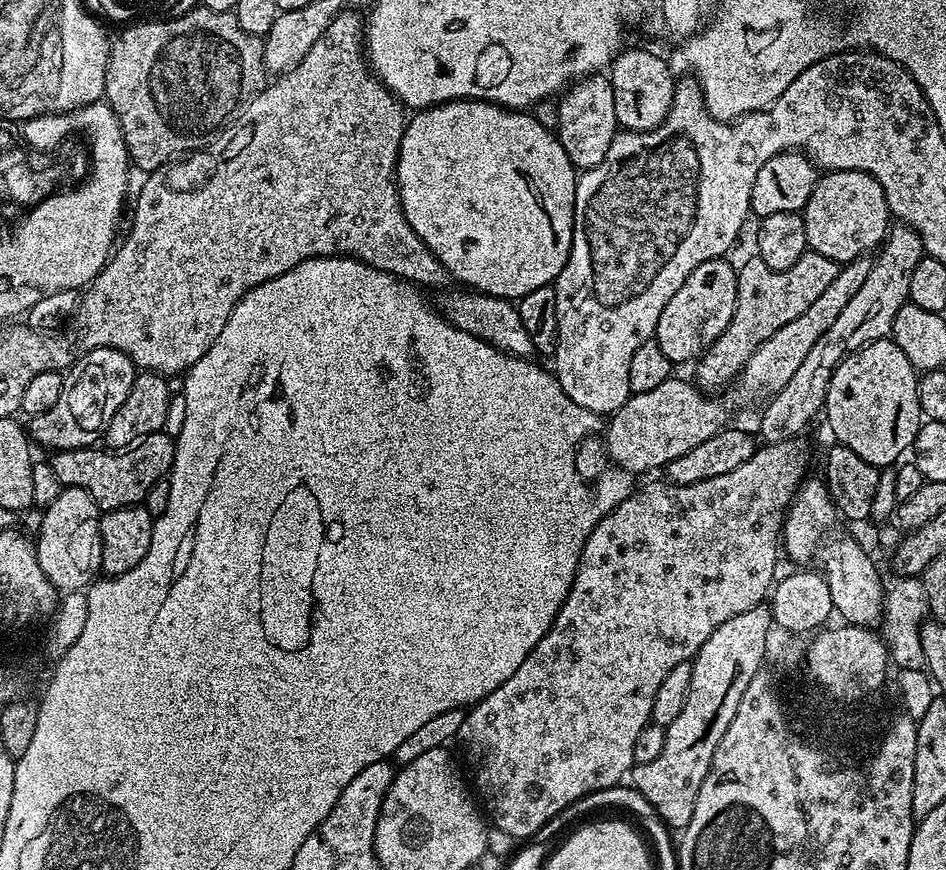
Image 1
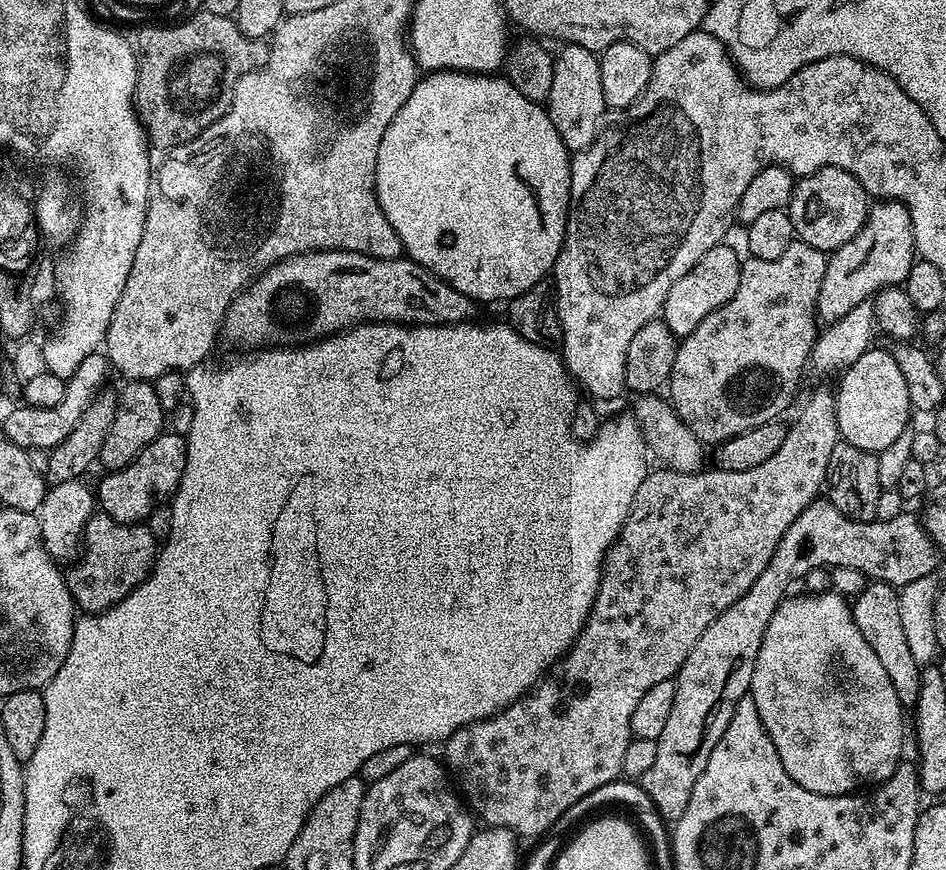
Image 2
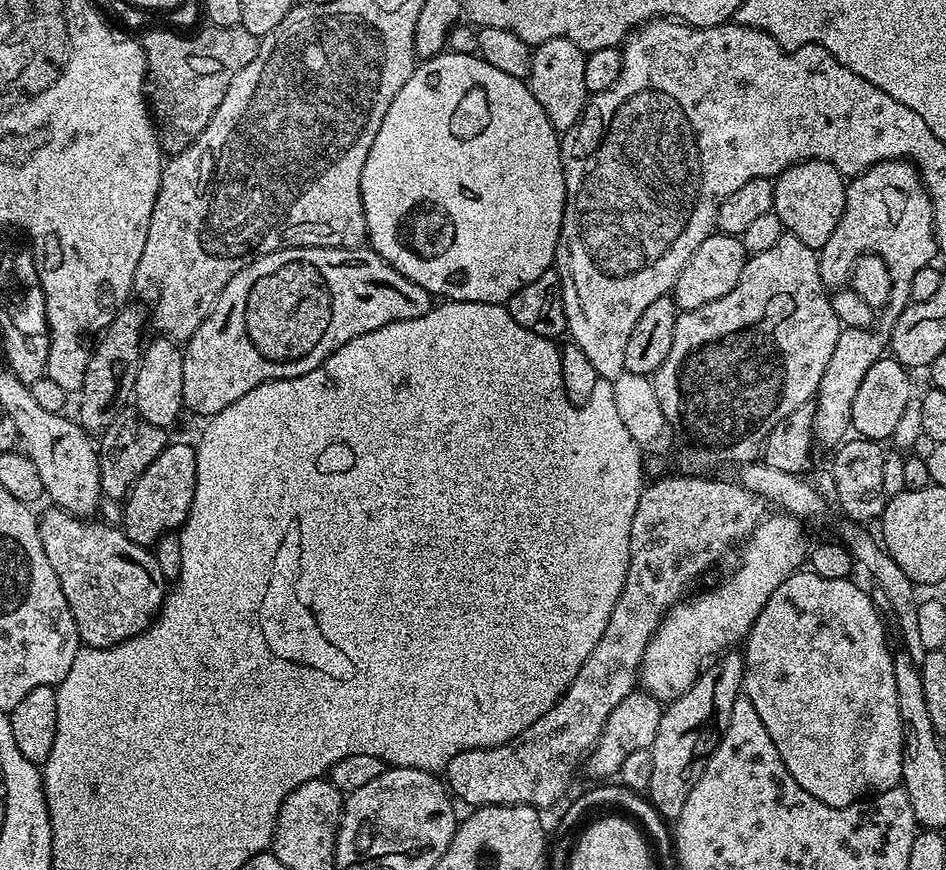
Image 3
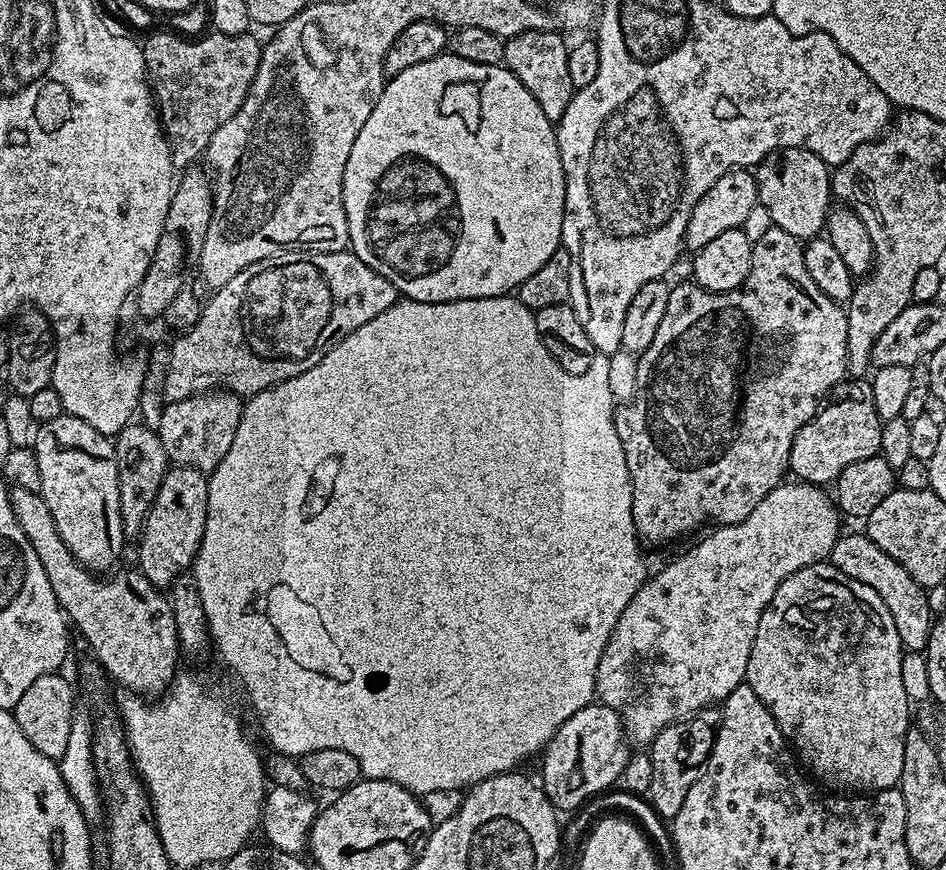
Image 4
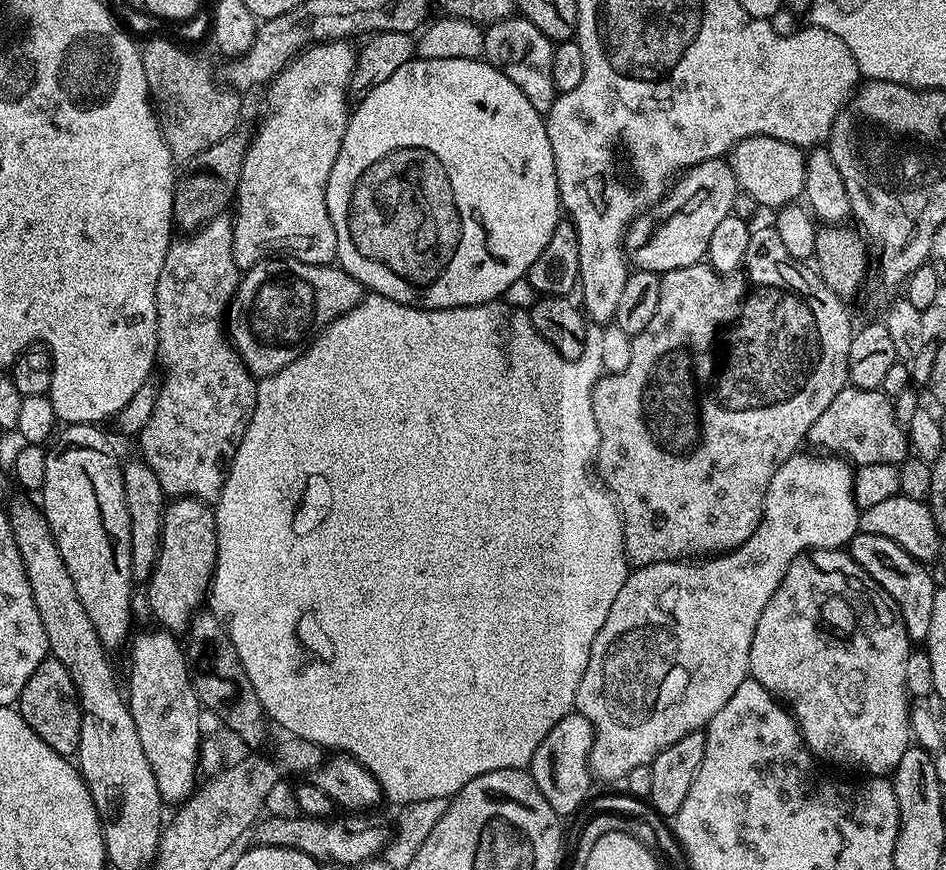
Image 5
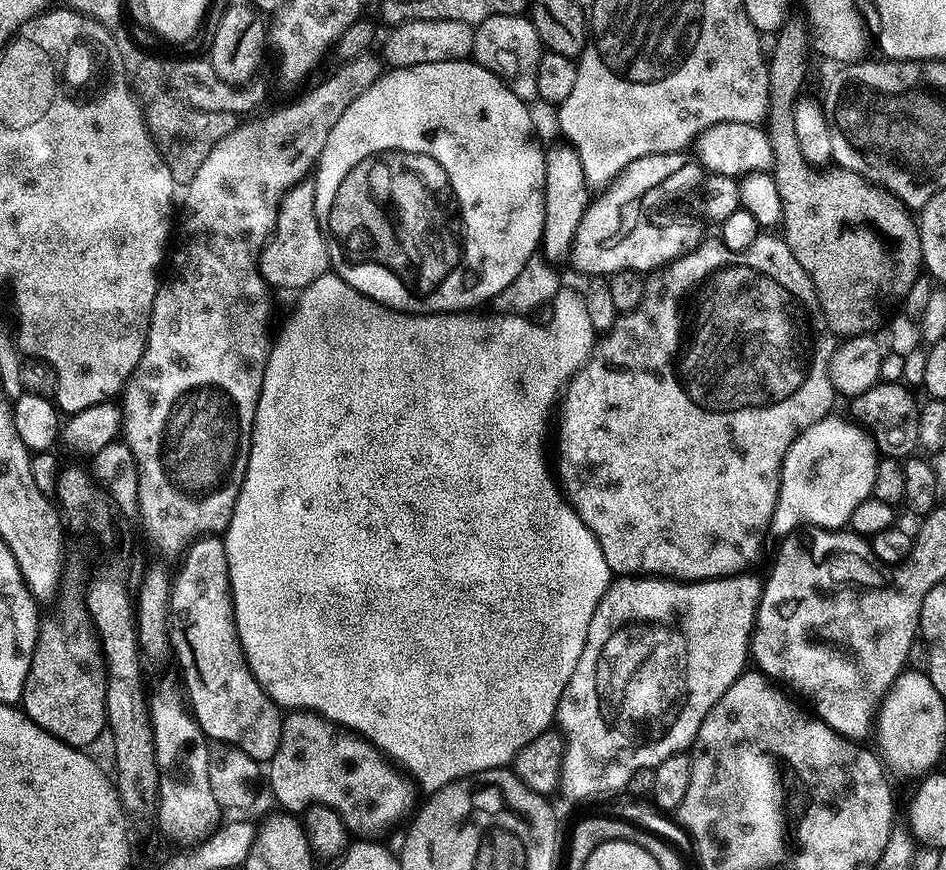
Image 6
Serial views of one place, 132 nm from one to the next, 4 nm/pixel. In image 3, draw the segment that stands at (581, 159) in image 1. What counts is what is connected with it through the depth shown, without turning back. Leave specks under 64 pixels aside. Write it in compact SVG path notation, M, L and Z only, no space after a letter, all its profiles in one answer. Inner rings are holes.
M564 36L550 38L532 48L530 74L526 83L534 98L538 98L538 106L546 110L546 118L550 118L557 133L567 132L570 126L578 122L578 118L584 113L585 104L590 99L590 93L586 90L585 55L578 46L574 46L574 42Z

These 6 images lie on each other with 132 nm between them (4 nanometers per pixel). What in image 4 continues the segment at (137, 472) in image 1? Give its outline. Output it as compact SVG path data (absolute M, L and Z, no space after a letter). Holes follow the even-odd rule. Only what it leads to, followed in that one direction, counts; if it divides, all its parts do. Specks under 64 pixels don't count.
M187 466L169 467L162 478L162 486L158 486L158 498L154 498L154 506L150 506L148 517L144 523L144 531L140 533L140 564L138 570L155 588L171 589L174 581L181 574L187 573L195 565L196 555L206 530L206 510L208 509L208 476L197 468Z

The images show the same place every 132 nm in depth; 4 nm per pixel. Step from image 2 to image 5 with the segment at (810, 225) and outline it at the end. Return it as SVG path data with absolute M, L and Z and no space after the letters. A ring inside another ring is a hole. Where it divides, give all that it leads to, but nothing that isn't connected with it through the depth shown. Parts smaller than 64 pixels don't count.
M751 136L740 140L730 153L730 163L739 191L750 194L750 198L754 198L761 209L772 208L771 210L779 210L785 204L799 201L803 197L805 159L805 153L795 144L769 136Z

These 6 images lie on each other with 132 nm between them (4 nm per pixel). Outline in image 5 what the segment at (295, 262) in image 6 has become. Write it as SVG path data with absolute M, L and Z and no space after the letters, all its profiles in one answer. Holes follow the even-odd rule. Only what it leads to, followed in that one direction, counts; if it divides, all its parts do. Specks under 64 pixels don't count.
M325 40L322 44L310 44L303 52L298 53L284 69L266 85L263 93L264 100L268 103L269 116L257 126L256 132L251 137L248 152L244 155L244 165L240 175L240 184L236 188L234 197L234 212L236 216L232 220L232 253L236 267L241 270L252 270L261 262L269 258L291 258L301 260L307 264L332 264L336 260L336 235L334 226L330 222L330 210L326 210L326 186L330 182L330 170L338 158L338 150L342 150L342 138L348 129L348 118L350 115L350 104L348 108L348 96L350 97L350 85L352 74L356 71L358 63L358 52L345 40Z

